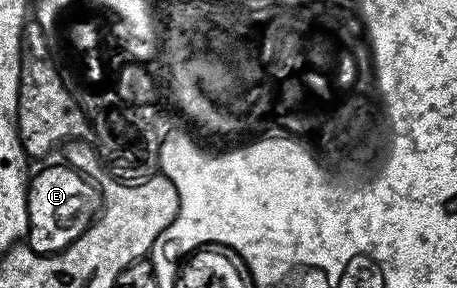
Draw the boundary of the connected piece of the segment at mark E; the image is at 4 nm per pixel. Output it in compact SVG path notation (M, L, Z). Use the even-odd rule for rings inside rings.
M65 162L51 164L32 175L27 204L29 231L26 243L36 254L46 256L65 250L80 239L105 207L100 187Z

